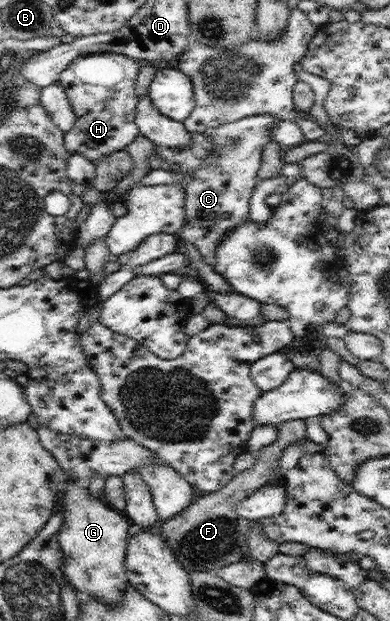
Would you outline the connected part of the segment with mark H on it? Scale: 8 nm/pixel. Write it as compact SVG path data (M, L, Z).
M100 52L79 56L57 79L62 85L76 115L75 125L63 135L64 146L70 154L78 153L88 160L100 160L112 152L124 151L141 134L135 123L139 96L135 88L139 61L116 52Z

